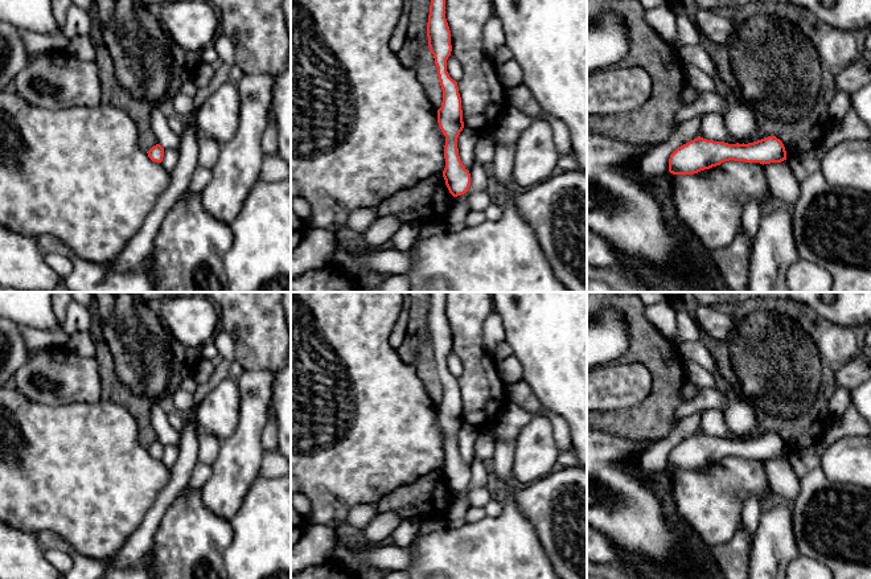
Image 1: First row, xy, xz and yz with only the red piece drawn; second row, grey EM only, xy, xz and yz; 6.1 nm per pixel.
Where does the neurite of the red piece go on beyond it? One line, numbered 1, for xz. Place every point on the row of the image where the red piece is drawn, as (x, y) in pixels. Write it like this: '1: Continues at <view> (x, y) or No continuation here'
1: No continuation here

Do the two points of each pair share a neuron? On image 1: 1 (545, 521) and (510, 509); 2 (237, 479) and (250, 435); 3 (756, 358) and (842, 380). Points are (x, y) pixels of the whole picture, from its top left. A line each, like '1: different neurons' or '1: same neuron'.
1: different neurons
2: same neuron
3: different neurons

